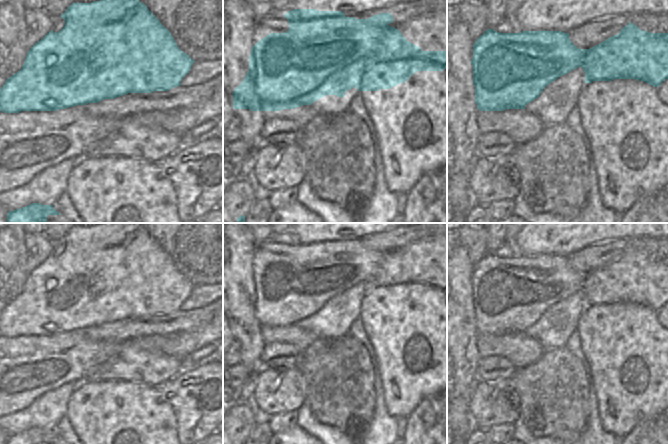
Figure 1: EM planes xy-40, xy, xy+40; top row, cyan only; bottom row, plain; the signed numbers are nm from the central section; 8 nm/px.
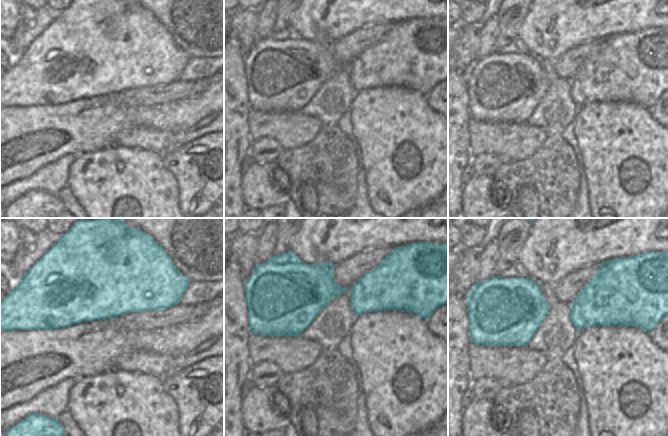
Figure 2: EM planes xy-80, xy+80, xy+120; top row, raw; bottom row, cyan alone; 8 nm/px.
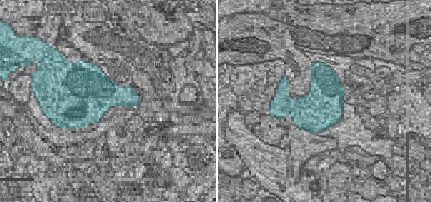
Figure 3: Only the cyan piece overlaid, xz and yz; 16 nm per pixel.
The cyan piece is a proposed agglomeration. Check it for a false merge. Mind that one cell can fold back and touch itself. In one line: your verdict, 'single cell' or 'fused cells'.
fused cells

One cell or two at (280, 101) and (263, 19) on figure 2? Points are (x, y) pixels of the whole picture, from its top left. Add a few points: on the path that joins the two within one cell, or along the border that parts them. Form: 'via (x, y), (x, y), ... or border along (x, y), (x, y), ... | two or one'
border along (274, 31), (258, 40) | two

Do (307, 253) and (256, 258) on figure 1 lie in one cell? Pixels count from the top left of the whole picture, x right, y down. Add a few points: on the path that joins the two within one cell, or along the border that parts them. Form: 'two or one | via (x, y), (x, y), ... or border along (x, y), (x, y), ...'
two | border along (274, 256), (264, 260), (254, 269)

